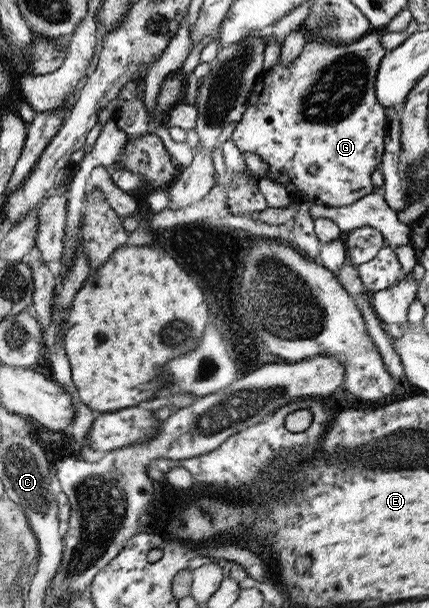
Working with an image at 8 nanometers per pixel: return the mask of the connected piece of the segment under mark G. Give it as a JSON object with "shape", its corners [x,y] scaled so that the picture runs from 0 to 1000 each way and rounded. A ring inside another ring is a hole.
{"shape":[[[895,48],[867,49],[839,66],[800,74],[748,67],[718,59],[711,76],[704,79],[704,86],[674,112],[660,112],[655,102],[648,99],[627,115],[611,118],[594,137],[590,137],[576,176],[571,176],[571,183],[566,183],[566,192],[548,202],[548,212],[538,215],[536,229],[543,232],[543,238],[557,245],[557,250],[587,250],[590,253],[599,253],[606,262],[613,262],[613,265],[625,270],[618,289],[664,306],[664,311],[674,314],[674,319],[678,319],[683,326],[688,322],[702,322],[702,317],[706,317],[706,331],[720,332],[720,336],[737,332],[739,336],[762,339],[809,339],[846,321],[869,316],[869,308],[860,293],[876,270],[888,266],[886,262],[888,252],[893,252],[893,225],[897,225],[900,206],[897,178],[893,178],[874,161],[872,140],[883,100],[888,100],[888,95],[900,89],[900,81],[888,76],[886,69],[888,59],[900,54]],[[718,273],[739,273],[739,281],[734,281],[732,286],[723,286],[716,281]]]}

